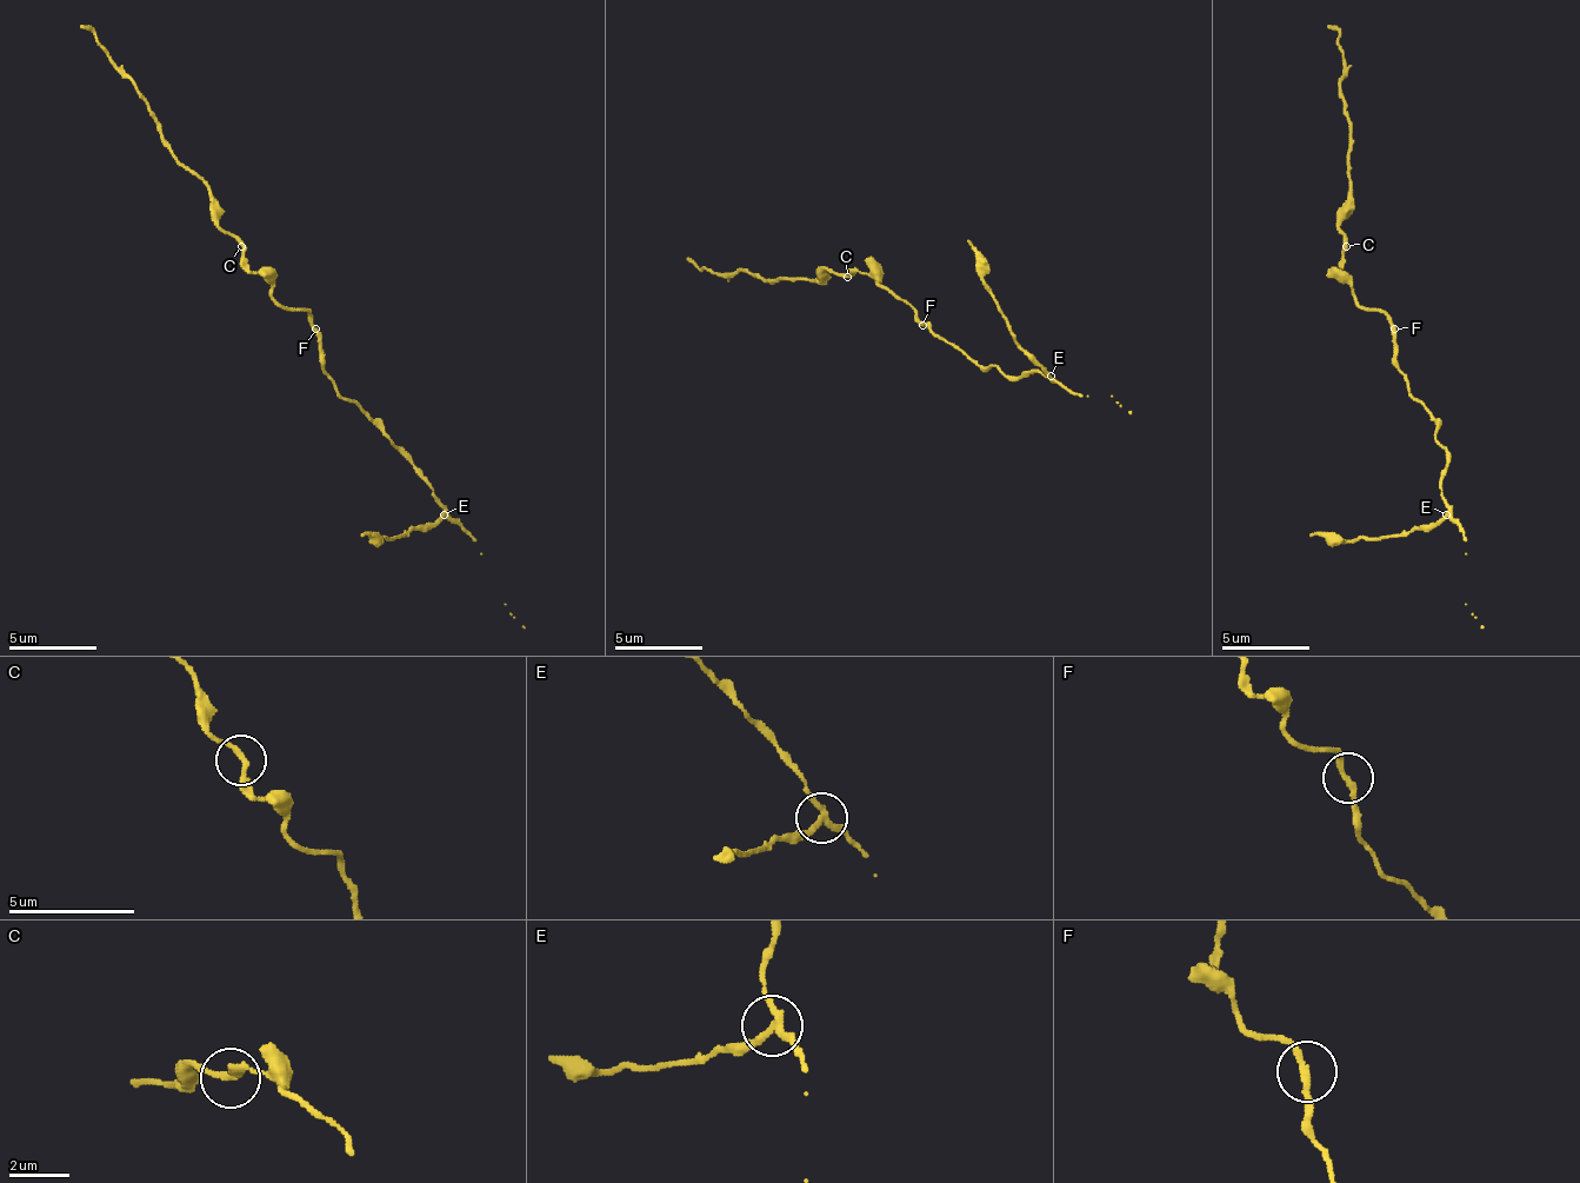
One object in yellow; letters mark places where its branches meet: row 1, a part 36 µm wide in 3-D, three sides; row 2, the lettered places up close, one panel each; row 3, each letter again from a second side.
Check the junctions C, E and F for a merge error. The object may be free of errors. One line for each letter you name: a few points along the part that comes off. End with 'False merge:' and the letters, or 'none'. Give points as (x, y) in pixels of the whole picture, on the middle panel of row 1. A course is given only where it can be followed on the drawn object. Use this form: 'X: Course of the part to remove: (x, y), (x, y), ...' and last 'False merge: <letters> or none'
E: Course of the part to remove: (1050, 377), (1001, 311), (984, 280), (984, 259), (966, 241)
False merge: E

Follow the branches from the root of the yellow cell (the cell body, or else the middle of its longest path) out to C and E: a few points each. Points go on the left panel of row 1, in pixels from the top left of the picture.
C: (311, 329), (311, 316), (285, 307), (272, 294), (272, 285), (250, 267), (241, 246)
E: (311, 329), (320, 346), (320, 369), (434, 491), (434, 500), (442, 513)

